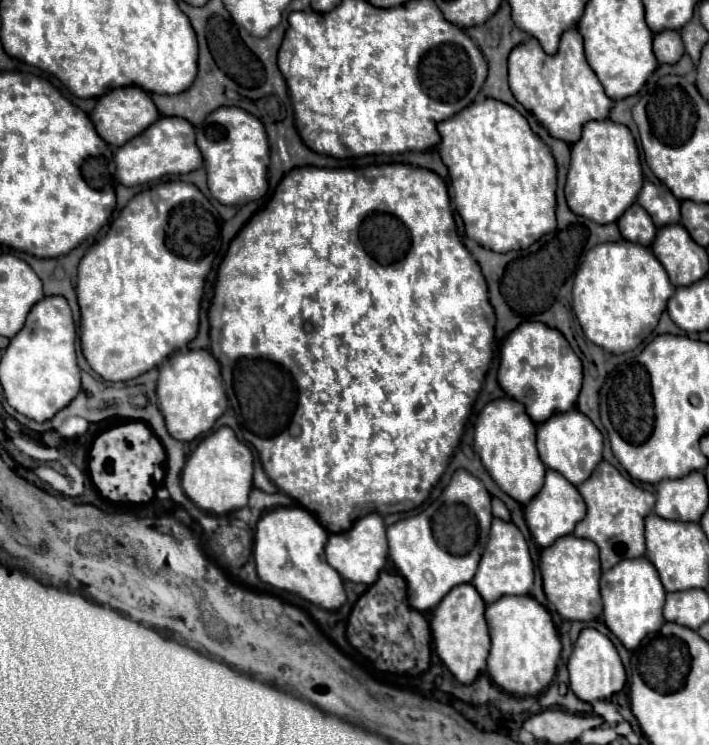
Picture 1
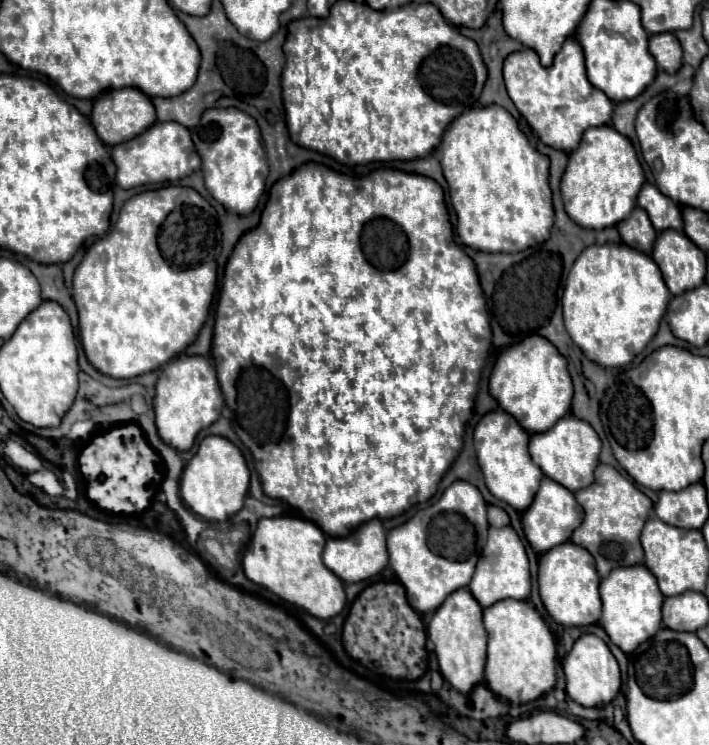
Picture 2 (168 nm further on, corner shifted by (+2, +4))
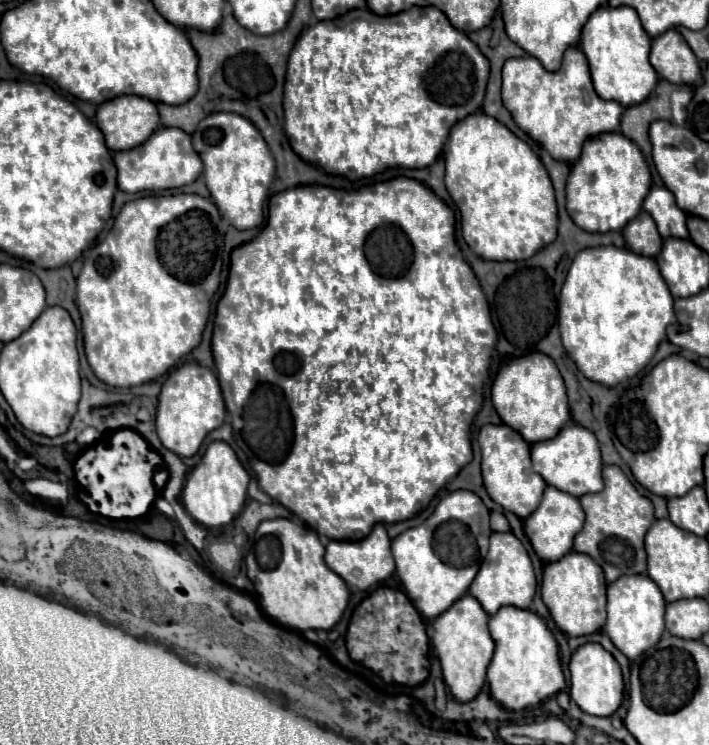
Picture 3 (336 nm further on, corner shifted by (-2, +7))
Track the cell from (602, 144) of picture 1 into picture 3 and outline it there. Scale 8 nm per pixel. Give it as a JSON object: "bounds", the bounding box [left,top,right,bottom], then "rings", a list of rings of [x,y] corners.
{"bounds":[566,132,650,230],"rings":[[[604,132],[586,140],[582,156],[572,164],[566,184],[566,208],[582,230],[622,230],[640,212],[648,190],[650,170],[640,148],[620,132]]]}

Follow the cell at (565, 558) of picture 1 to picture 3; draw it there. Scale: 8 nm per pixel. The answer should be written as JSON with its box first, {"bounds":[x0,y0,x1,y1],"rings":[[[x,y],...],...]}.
{"bounds":[542,552,606,636],"rings":[[[568,552],[556,562],[548,562],[542,578],[542,600],[556,626],[568,636],[598,632],[606,622],[606,582],[602,568],[586,554]]]}

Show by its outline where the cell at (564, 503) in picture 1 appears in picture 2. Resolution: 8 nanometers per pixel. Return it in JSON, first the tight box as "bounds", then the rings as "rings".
{"bounds":[522,479,582,553],"rings":[[[542,479],[542,487],[538,489],[534,503],[530,505],[530,509],[526,509],[522,513],[522,525],[524,525],[524,535],[528,539],[528,543],[532,545],[532,549],[536,553],[546,553],[552,547],[570,541],[572,531],[578,527],[578,523],[582,523],[582,507],[578,507],[574,493],[568,491],[566,487],[554,483],[552,479]]]}

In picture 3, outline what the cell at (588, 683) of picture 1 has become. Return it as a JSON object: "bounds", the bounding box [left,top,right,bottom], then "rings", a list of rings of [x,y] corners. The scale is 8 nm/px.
{"bounds":[570,642,624,716],"rings":[[[588,642],[582,644],[570,658],[570,698],[588,714],[610,716],[622,704],[624,678],[616,658],[602,648],[602,644]]]}

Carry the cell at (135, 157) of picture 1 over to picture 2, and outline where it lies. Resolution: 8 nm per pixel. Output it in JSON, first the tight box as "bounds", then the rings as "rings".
{"bounds":[112,121,200,189],"rings":[[[174,121],[154,123],[142,135],[116,145],[112,149],[112,159],[116,165],[116,183],[122,189],[176,181],[200,169],[200,159],[198,159],[198,153],[194,151],[194,143],[190,139],[188,129]]]}

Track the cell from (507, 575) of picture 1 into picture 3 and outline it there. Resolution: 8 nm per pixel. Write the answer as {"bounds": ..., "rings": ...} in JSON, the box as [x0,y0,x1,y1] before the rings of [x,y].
{"bounds":[468,532,536,614],"rings":[[[494,532],[490,536],[490,552],[482,568],[478,570],[474,582],[470,584],[468,594],[472,594],[488,614],[496,614],[498,608],[506,604],[528,608],[534,598],[534,592],[536,592],[536,578],[526,548],[512,532]]]}

